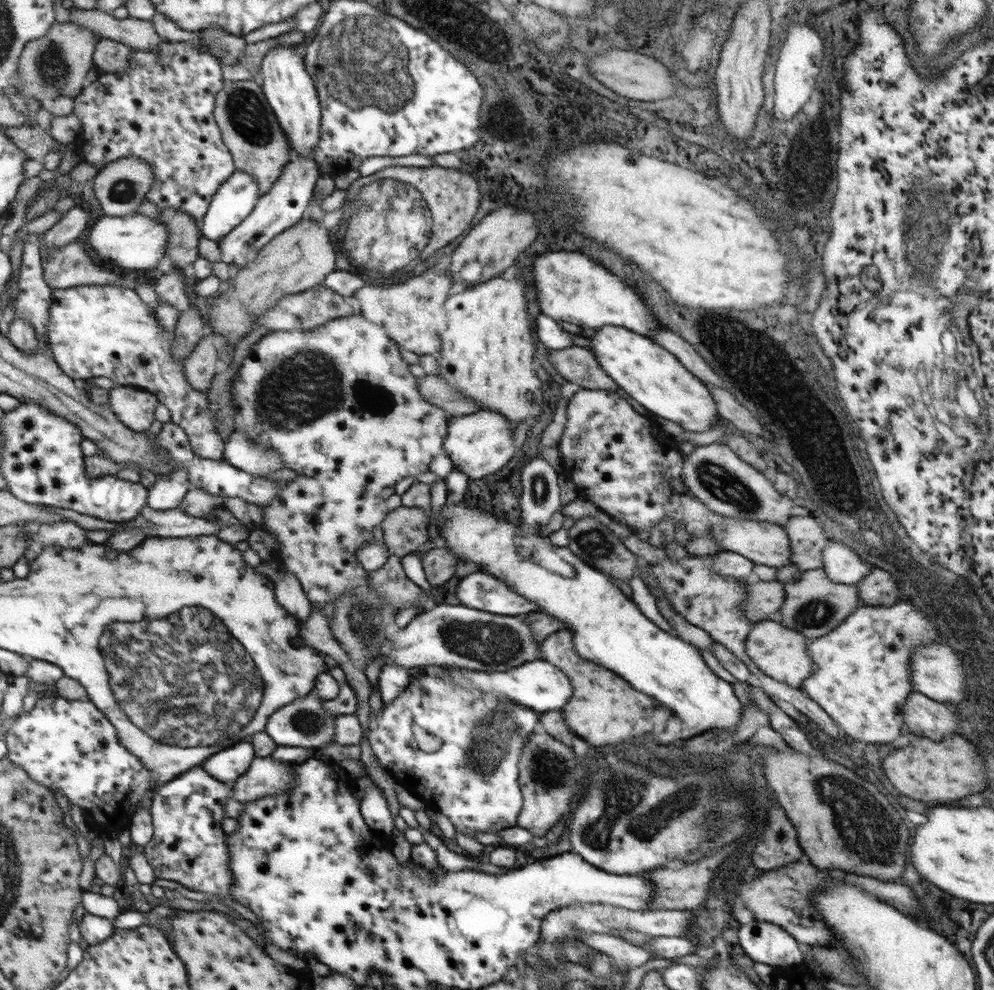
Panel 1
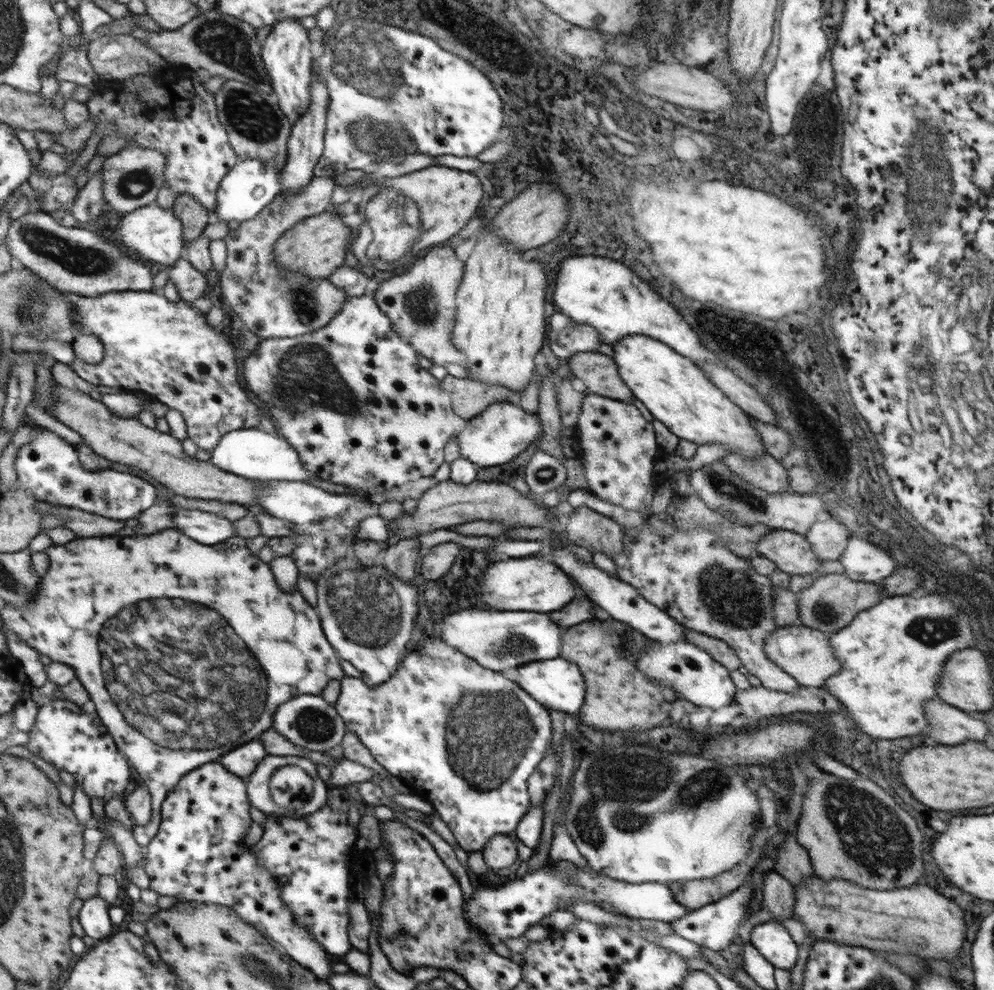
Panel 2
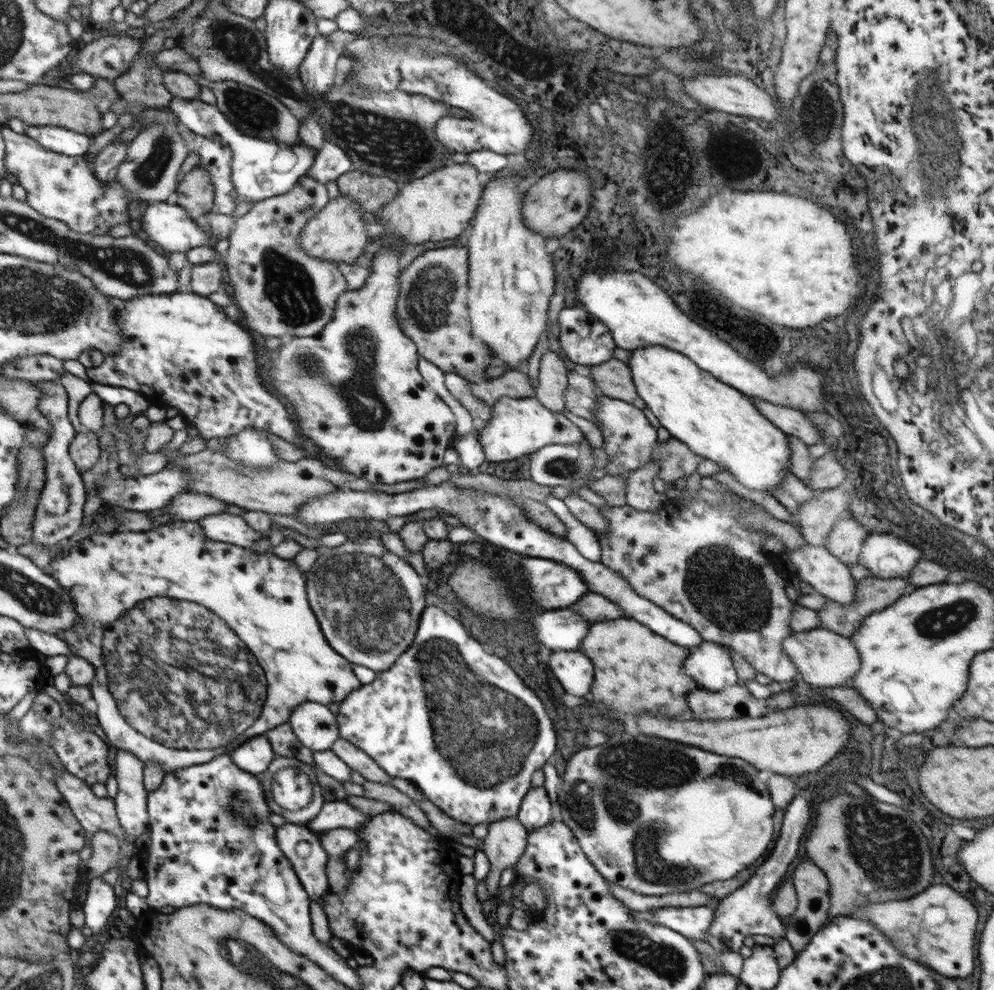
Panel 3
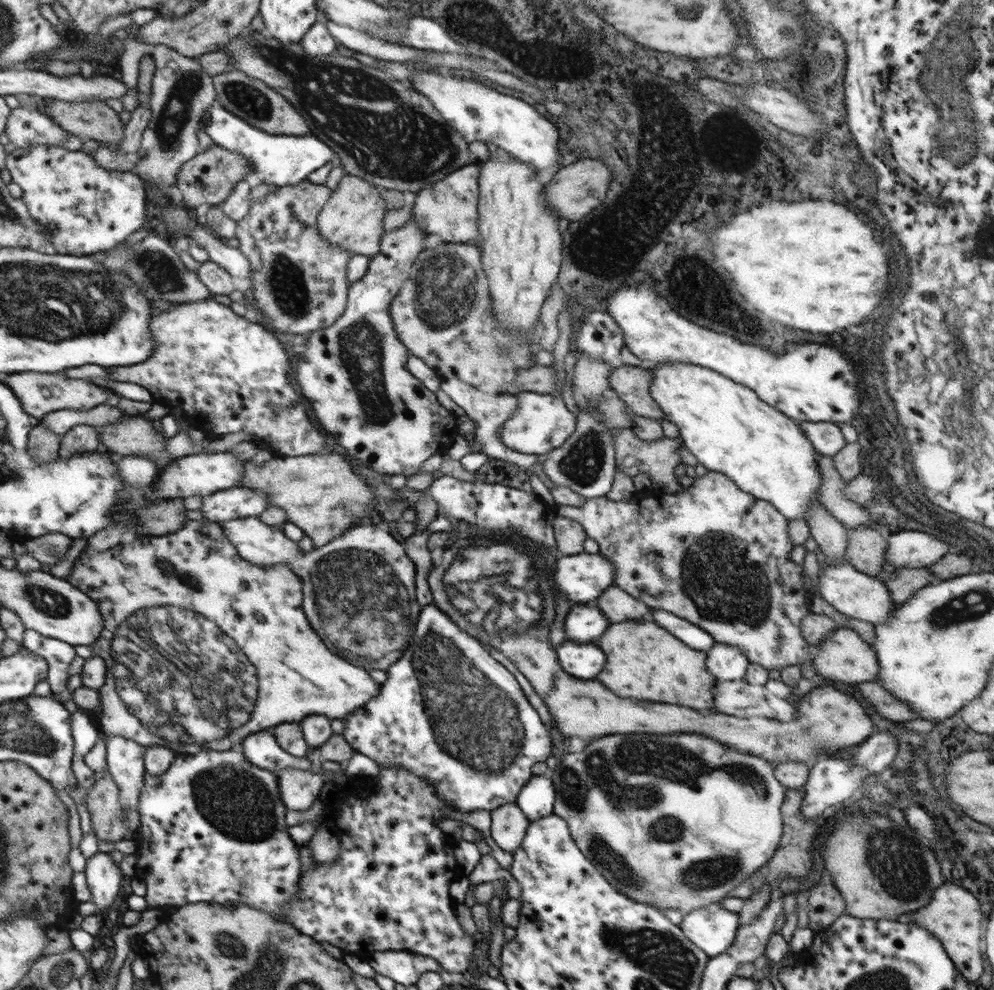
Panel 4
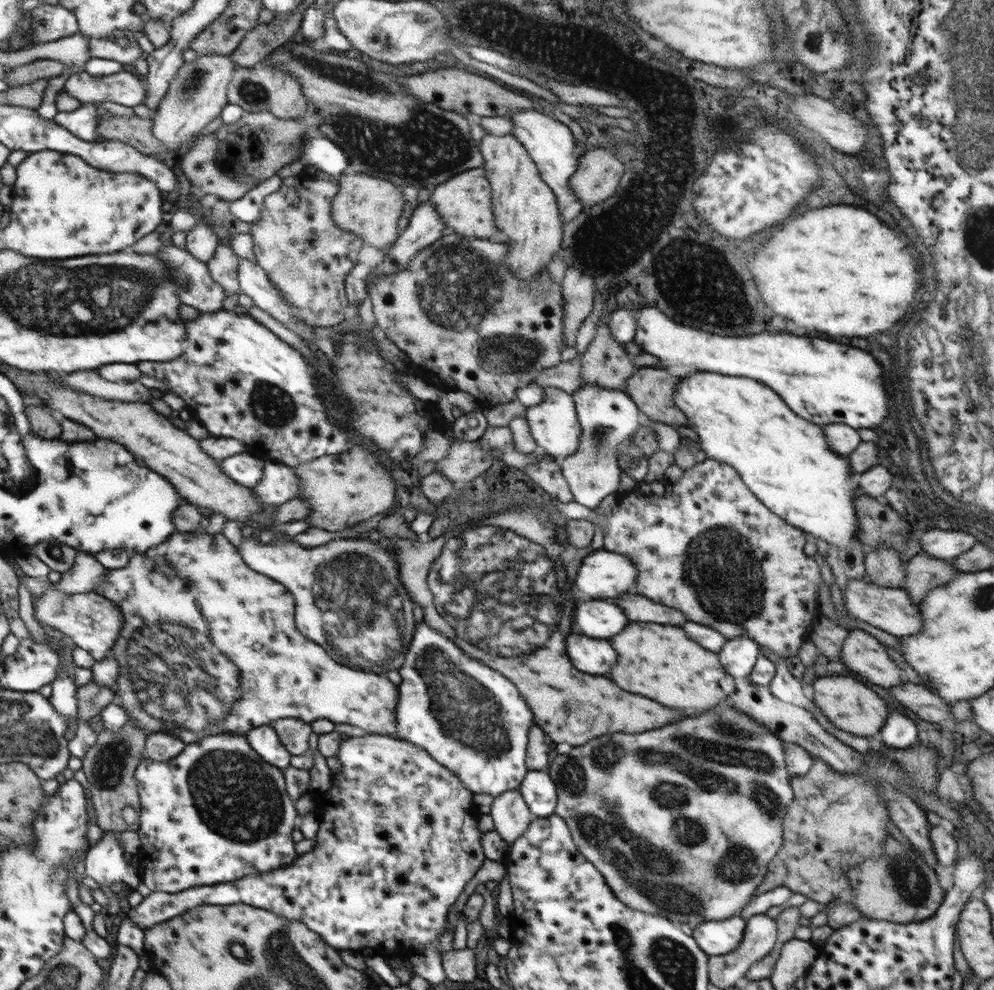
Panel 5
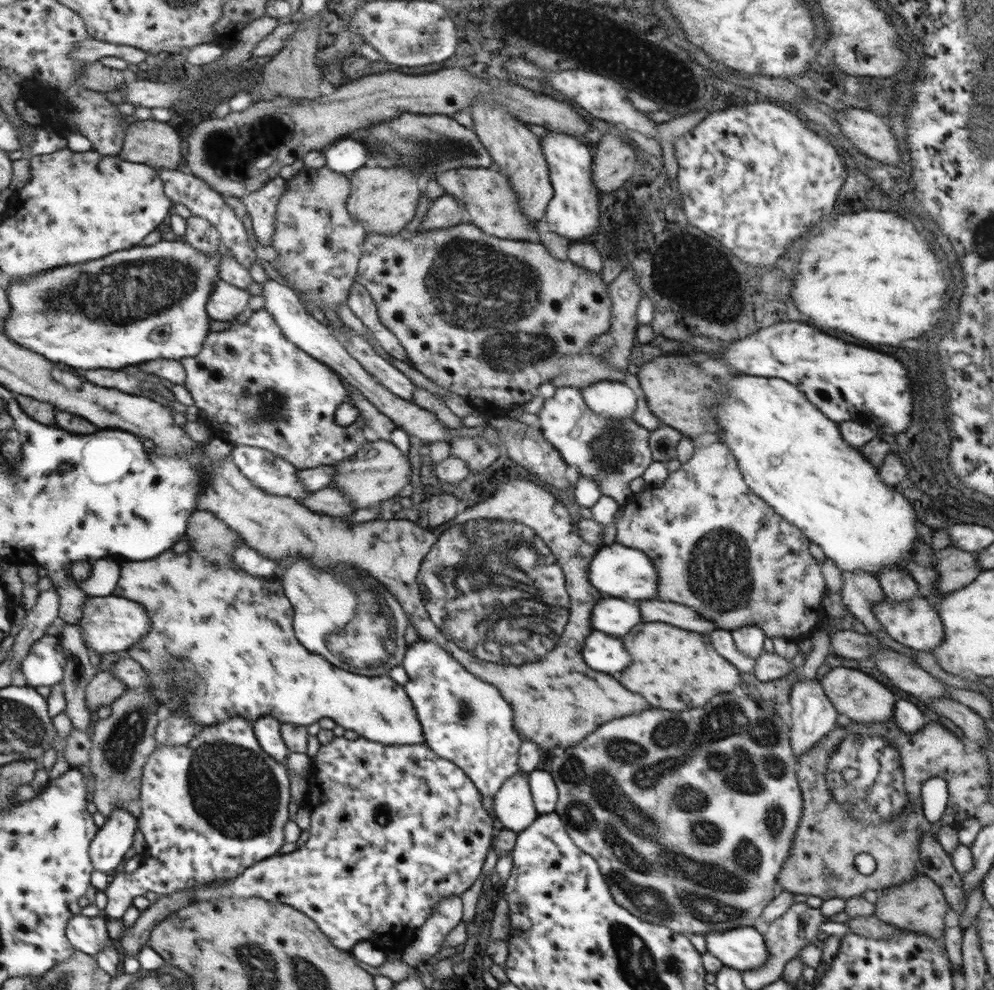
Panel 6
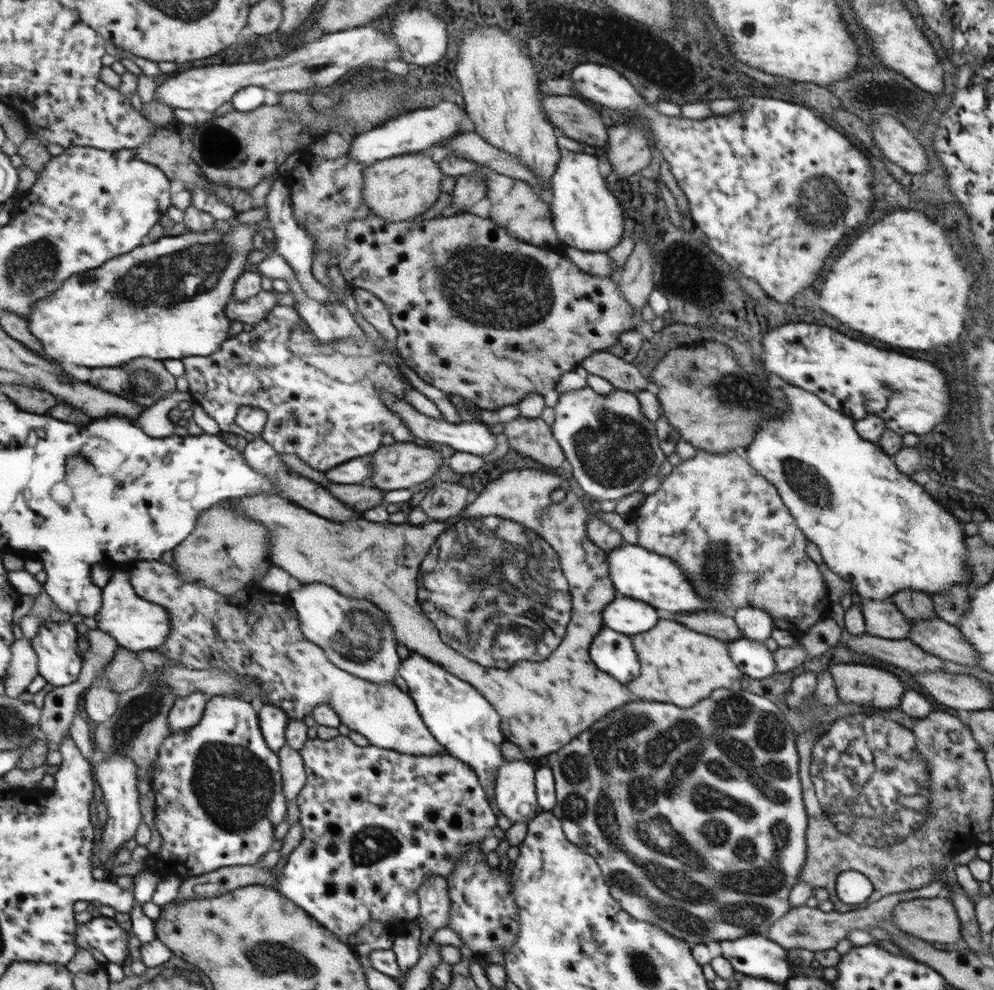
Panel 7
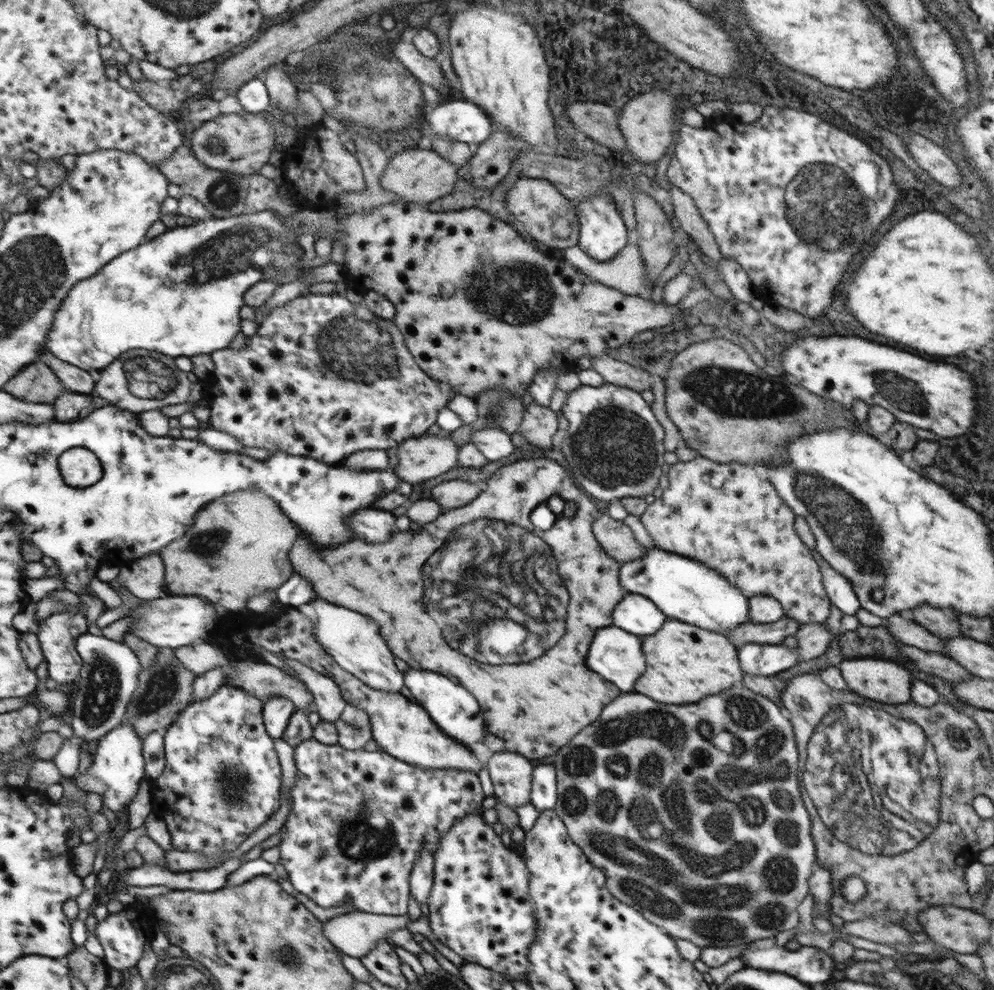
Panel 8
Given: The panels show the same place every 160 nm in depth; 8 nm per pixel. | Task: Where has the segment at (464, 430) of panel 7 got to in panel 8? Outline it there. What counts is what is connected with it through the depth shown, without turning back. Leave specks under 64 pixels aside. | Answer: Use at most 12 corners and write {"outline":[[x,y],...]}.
{"outline":[[498,429],[475,431],[471,444],[488,462],[509,456],[509,435]]}

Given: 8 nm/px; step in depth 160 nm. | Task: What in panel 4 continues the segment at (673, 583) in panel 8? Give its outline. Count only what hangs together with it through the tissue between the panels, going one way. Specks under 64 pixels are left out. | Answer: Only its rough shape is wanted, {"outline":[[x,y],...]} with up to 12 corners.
{"outline":[[581,552],[555,562],[556,592],[593,603],[614,582],[609,560]]}

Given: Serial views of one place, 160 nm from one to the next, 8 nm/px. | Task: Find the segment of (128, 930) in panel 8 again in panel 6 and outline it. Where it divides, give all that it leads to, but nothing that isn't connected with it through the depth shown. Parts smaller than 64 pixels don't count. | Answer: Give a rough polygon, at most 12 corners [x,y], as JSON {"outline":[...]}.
{"outline":[[76,915],[67,936],[76,949],[96,955],[115,942],[107,917]]}

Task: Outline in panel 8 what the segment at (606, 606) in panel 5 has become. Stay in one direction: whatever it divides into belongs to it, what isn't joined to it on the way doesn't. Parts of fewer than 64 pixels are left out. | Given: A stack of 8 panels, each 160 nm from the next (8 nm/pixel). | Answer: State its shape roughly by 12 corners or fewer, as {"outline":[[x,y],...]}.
{"outline":[[627,593],[613,624],[635,636],[653,634],[666,621],[656,605]]}

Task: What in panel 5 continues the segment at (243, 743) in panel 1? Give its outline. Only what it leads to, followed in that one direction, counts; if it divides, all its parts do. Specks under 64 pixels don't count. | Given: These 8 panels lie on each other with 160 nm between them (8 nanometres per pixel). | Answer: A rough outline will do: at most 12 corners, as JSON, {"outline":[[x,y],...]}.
{"outline":[[271,724],[251,729],[251,746],[280,769],[292,754]]}

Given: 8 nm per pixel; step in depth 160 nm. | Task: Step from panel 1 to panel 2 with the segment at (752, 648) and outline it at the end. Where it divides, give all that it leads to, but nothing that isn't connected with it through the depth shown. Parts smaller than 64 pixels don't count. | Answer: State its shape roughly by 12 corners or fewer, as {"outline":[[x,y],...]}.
{"outline":[[803,624],[766,638],[772,663],[821,688],[842,667],[829,634]]}

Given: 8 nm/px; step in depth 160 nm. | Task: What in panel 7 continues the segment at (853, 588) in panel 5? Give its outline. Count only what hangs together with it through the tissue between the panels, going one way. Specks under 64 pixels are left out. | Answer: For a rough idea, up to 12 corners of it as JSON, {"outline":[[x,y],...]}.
{"outline":[[939,617],[910,620],[921,650],[977,668],[975,649]]}

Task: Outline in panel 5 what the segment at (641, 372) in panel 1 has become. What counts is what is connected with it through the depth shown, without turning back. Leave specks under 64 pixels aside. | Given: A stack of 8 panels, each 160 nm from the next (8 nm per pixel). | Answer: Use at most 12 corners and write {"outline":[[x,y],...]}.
{"outline":[[700,371],[674,403],[787,524],[861,543],[858,484],[774,389]]}

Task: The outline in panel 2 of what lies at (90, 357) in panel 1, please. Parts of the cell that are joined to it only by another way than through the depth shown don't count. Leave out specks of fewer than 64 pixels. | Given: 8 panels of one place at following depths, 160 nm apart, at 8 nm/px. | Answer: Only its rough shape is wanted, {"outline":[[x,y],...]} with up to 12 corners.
{"outline":[[163,291],[73,294],[70,367],[179,410],[211,453],[268,427],[231,338]]}

